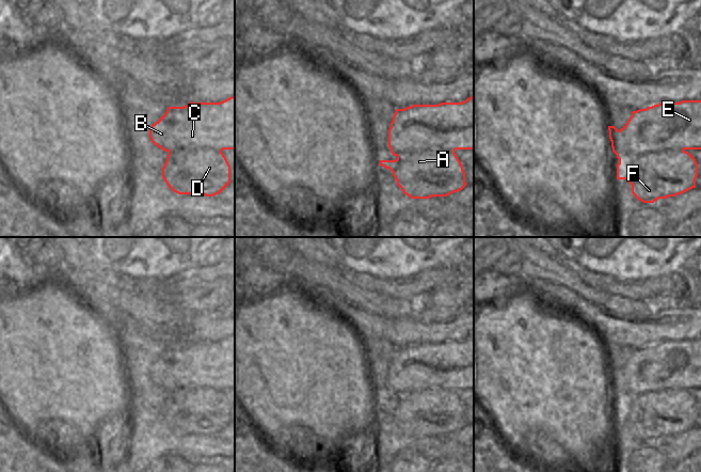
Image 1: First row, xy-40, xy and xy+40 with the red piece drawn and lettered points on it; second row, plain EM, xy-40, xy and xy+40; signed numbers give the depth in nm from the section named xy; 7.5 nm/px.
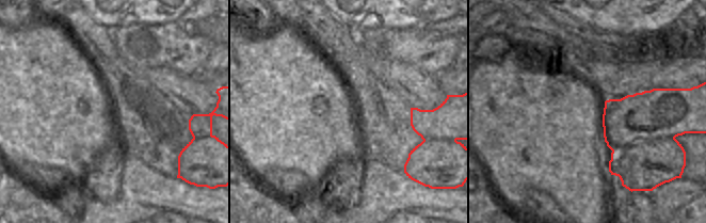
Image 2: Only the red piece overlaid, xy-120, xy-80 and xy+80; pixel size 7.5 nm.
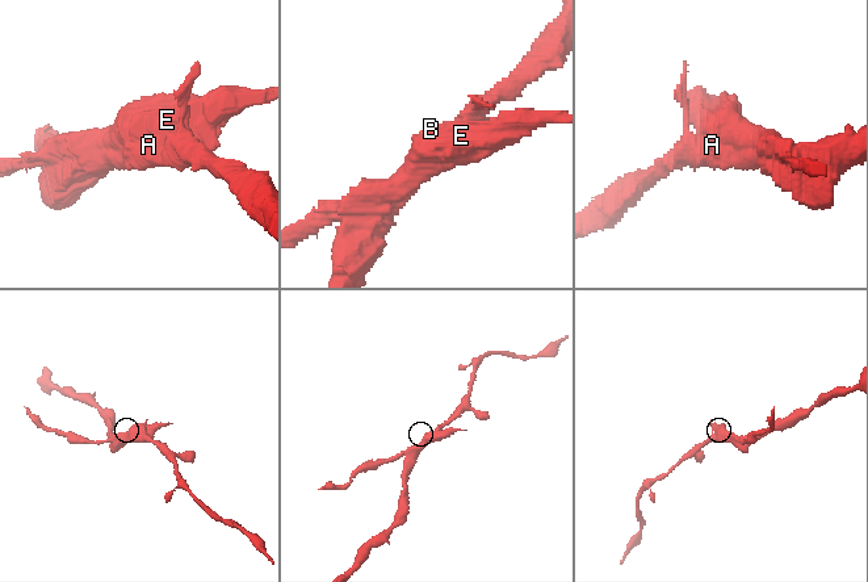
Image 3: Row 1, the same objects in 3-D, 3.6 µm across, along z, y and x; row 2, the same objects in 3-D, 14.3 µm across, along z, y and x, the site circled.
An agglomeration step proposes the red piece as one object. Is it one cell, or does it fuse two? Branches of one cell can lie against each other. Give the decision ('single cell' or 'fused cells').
fused cells

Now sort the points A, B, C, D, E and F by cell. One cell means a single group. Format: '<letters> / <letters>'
A D F / B C E

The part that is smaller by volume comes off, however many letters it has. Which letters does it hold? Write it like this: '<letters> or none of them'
B, C, E

